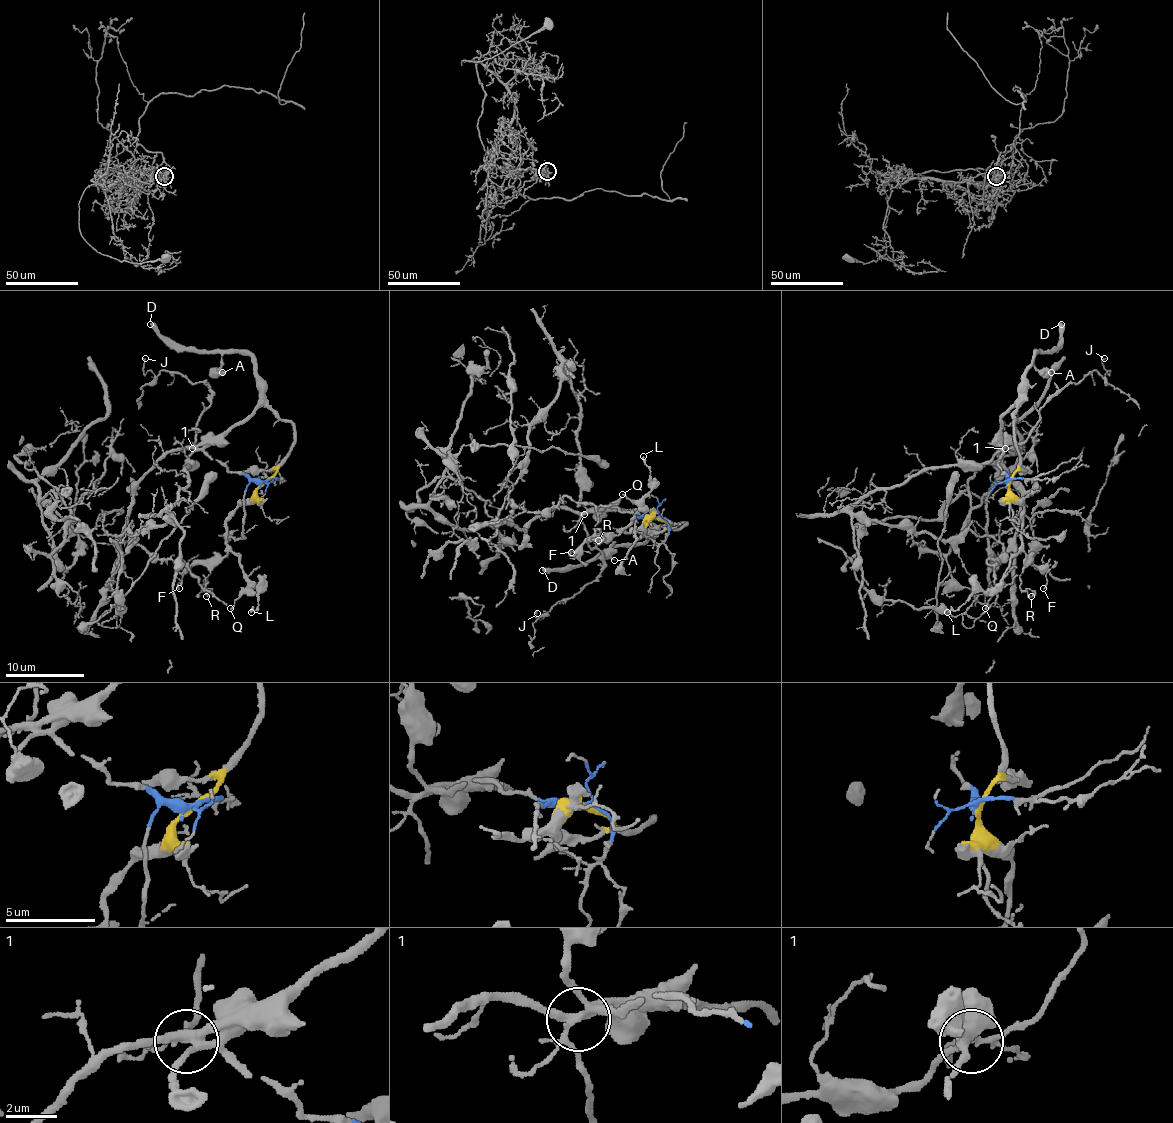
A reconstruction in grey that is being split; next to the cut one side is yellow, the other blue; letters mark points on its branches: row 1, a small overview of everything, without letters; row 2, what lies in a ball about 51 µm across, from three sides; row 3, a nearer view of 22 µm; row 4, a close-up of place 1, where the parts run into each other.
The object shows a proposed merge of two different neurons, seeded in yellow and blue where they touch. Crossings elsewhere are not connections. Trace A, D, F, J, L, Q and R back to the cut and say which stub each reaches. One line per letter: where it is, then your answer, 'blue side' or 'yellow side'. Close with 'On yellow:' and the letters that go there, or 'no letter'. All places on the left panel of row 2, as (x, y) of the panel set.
A: place (222, 372); yellow side
D: place (150, 324); yellow side
F: place (179, 588); yellow side
J: place (145, 358); blue side
L: place (251, 612); yellow side
Q: place (230, 608); yellow side
R: place (206, 596); yellow side
On yellow: A, D, F, L, Q, R

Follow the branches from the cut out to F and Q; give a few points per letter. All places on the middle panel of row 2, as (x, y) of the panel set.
F: (656, 517), (650, 517), (631, 533), (619, 531), (615, 537), (589, 539), (573, 555), (571, 553)
Q: (656, 517), (650, 517), (631, 533), (619, 531), (639, 511), (639, 507), (623, 493)

